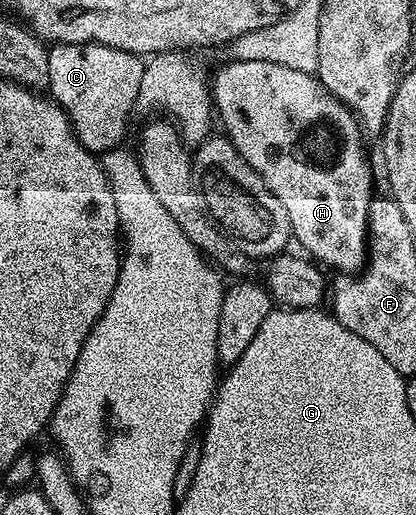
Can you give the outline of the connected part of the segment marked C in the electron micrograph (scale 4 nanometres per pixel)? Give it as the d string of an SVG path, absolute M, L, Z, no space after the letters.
M63 43L49 48L48 93L53 102L67 113L74 136L87 151L99 156L114 151L120 145L118 143L127 132L129 116L136 109L145 65L142 57L99 43Z

